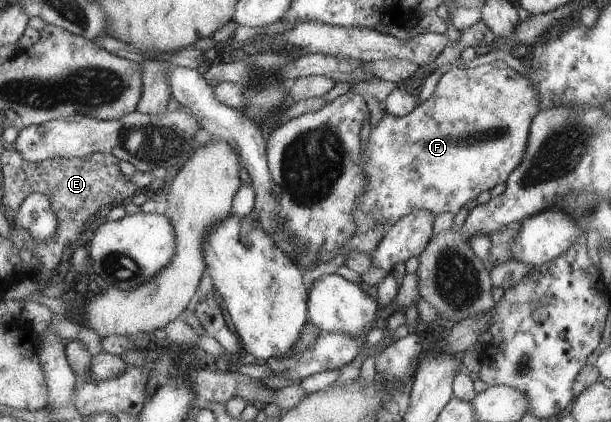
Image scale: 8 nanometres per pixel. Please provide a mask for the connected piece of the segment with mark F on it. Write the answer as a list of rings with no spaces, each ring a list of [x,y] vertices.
[[[494,61],[489,64],[480,65],[469,69],[461,69],[454,66],[450,71],[443,74],[438,81],[433,94],[425,101],[420,101],[417,107],[409,115],[397,117],[386,114],[381,119],[376,128],[372,129],[369,136],[369,142],[363,155],[363,169],[367,178],[365,194],[359,199],[359,206],[355,211],[355,223],[358,224],[361,233],[368,232],[388,220],[394,224],[403,216],[409,215],[412,211],[420,209],[432,211],[435,216],[442,212],[452,212],[455,215],[467,203],[475,200],[477,196],[485,190],[491,190],[498,184],[507,182],[510,173],[521,163],[523,152],[526,150],[529,130],[534,115],[539,111],[540,104],[538,91],[535,89],[533,82],[510,68],[504,61]]]

